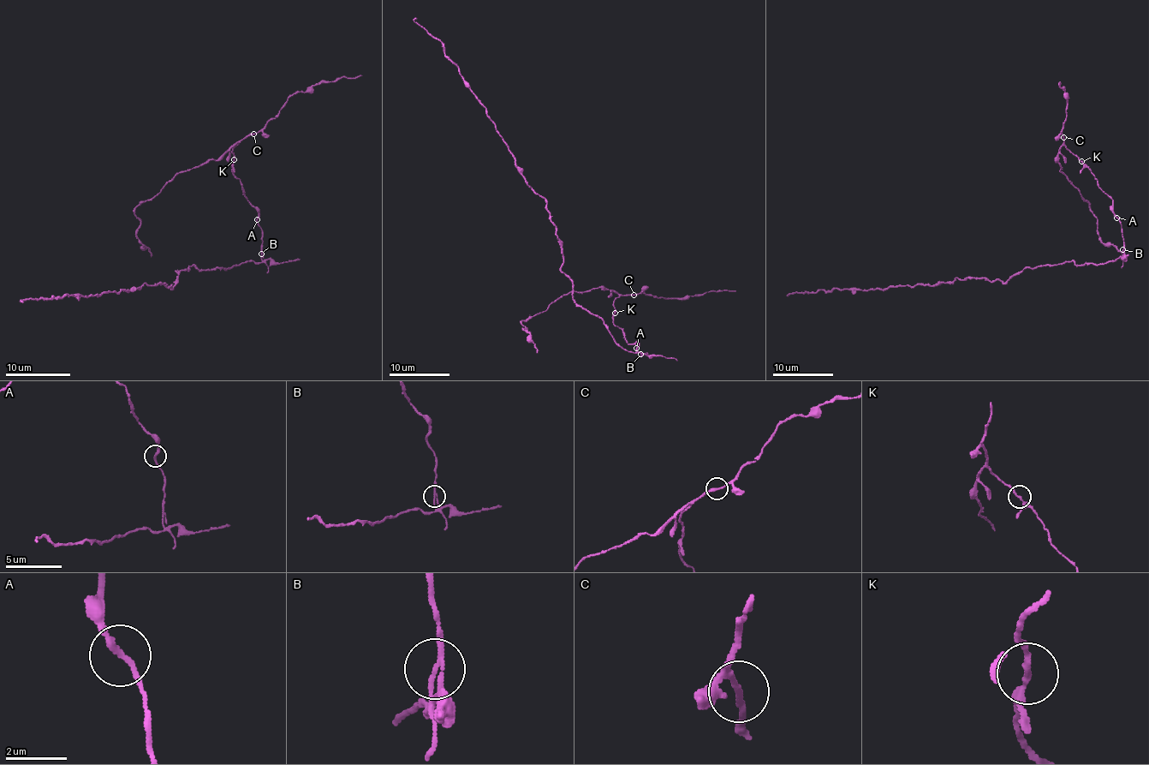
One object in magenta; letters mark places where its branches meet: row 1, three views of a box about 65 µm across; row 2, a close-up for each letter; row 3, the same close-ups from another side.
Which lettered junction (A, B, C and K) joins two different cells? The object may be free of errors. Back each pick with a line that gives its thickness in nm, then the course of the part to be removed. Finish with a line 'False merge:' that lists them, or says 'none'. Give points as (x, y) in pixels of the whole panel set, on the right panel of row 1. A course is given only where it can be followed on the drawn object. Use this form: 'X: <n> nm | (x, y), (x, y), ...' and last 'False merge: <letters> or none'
B: 190 nm | (1122, 249), (1121, 259), (1099, 265), (1024, 267), (1004, 283), (955, 278), (934, 286), (787, 296)
False merge: B

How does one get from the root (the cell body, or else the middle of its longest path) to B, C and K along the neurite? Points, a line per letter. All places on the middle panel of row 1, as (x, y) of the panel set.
B: (603, 323), (616, 343), (628, 350), (641, 354)
C: (603, 323), (616, 343), (641, 355), (638, 344), (630, 344), (614, 323), (614, 301), (634, 295)
K: (603, 323), (616, 343), (641, 355), (636, 349), (638, 344), (630, 344), (624, 332), (614, 323), (615, 313)

